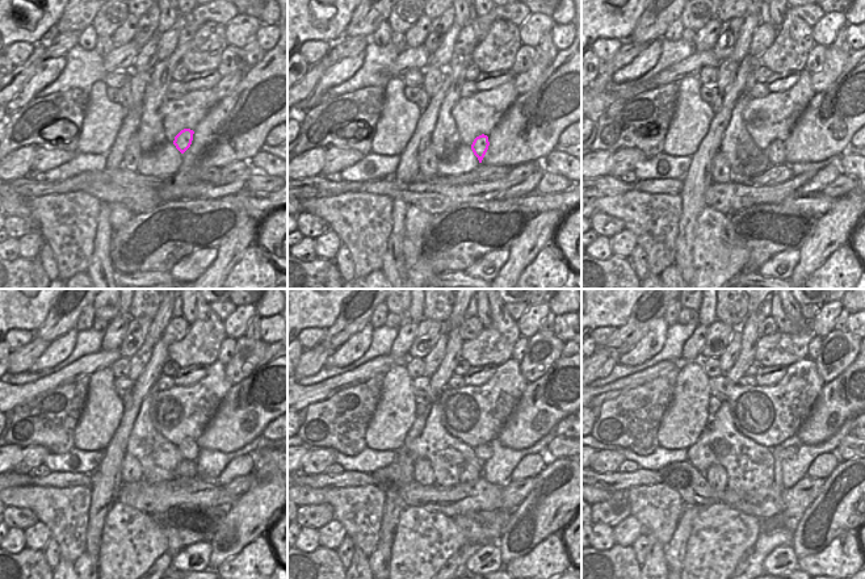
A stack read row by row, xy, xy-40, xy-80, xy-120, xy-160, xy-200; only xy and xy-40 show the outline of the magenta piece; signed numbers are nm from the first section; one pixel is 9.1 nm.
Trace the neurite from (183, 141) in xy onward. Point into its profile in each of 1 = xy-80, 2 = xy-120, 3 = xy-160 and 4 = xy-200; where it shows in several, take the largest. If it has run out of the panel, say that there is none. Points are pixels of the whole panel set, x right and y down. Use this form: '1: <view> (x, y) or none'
1: xy-80 (776, 150)
2: xy-120 (188, 448)
3: xy-160 (483, 452)
4: xy-200 (790, 450)

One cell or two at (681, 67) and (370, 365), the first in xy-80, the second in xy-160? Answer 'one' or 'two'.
one

